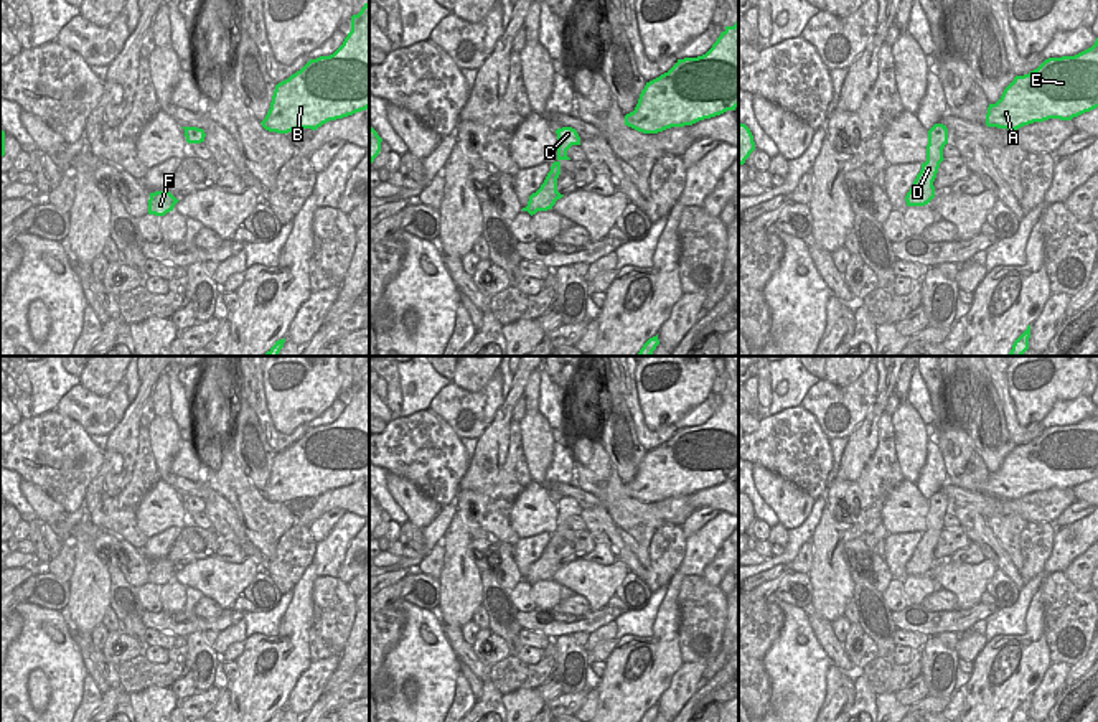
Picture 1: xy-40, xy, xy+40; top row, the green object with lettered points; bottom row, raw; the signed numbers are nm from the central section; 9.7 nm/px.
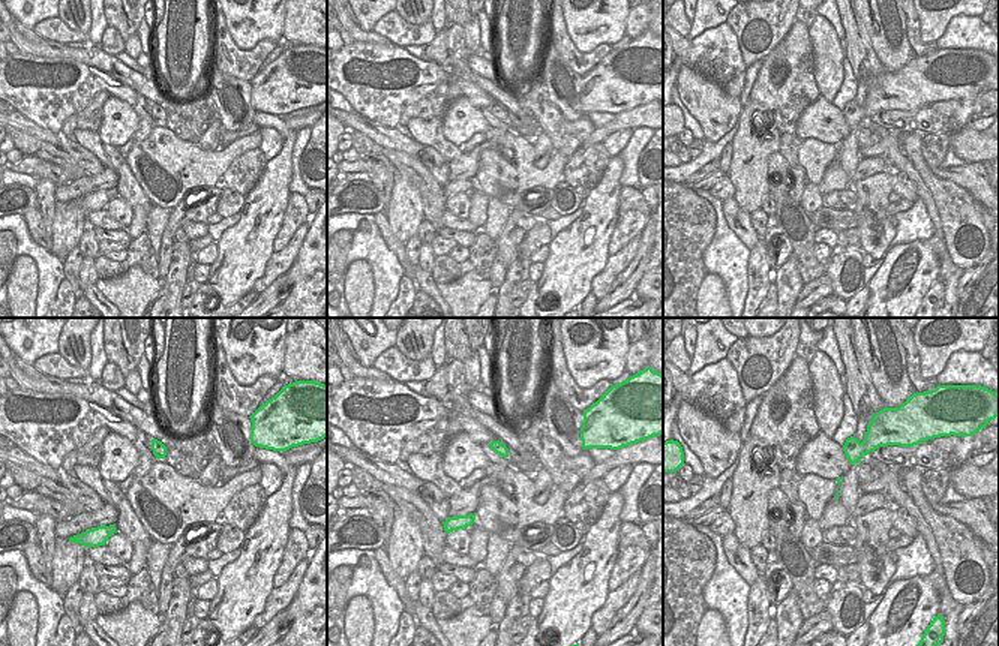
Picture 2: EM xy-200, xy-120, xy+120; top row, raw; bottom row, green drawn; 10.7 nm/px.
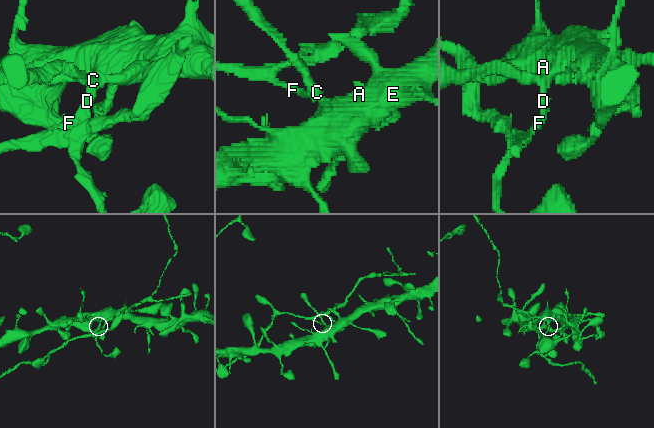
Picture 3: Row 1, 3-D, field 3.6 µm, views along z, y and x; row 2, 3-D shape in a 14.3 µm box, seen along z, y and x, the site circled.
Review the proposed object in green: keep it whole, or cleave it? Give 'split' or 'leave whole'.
split

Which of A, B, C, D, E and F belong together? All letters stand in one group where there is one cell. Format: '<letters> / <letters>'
A B C E / D F

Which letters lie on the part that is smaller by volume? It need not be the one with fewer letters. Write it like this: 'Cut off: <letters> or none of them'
Cut off: D, F

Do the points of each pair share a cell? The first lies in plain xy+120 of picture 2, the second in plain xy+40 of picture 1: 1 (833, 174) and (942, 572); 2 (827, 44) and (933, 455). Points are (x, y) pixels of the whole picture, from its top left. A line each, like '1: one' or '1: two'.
1: two
2: two

